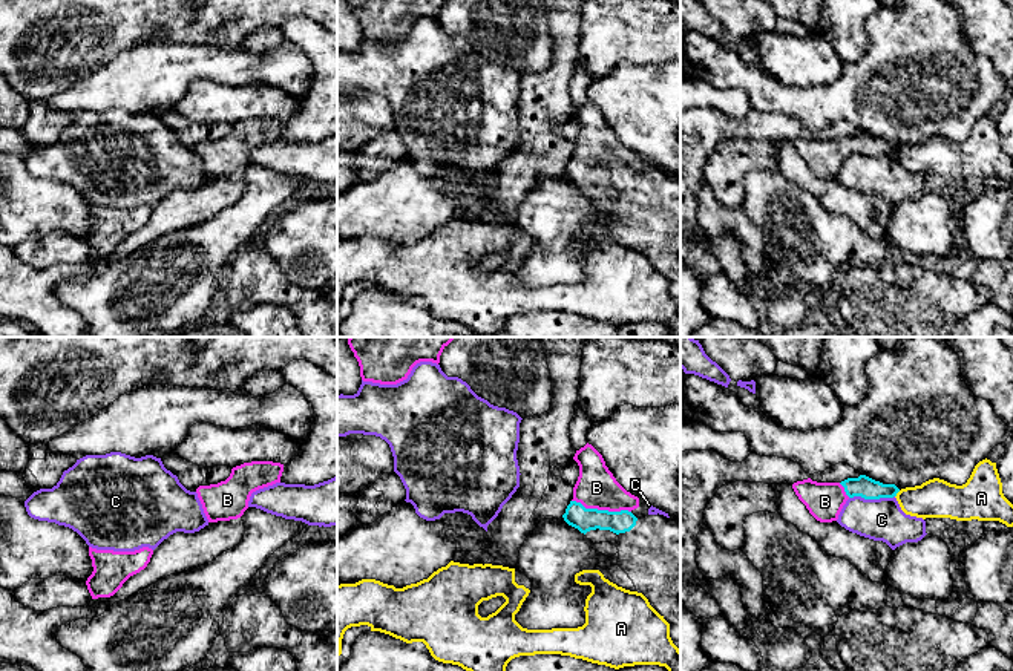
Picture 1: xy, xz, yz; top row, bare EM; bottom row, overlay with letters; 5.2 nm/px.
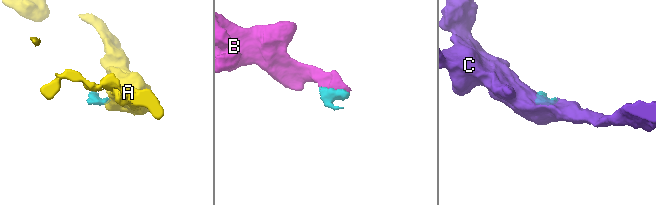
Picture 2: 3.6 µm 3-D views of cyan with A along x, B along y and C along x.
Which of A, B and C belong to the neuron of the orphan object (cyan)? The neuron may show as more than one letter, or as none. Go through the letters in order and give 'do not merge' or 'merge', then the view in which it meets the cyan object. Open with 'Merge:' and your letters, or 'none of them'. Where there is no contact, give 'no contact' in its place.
Merge: B
A: do not merge; contact in yz
B: merge; contact in xz
C: do not merge; contact in yz

